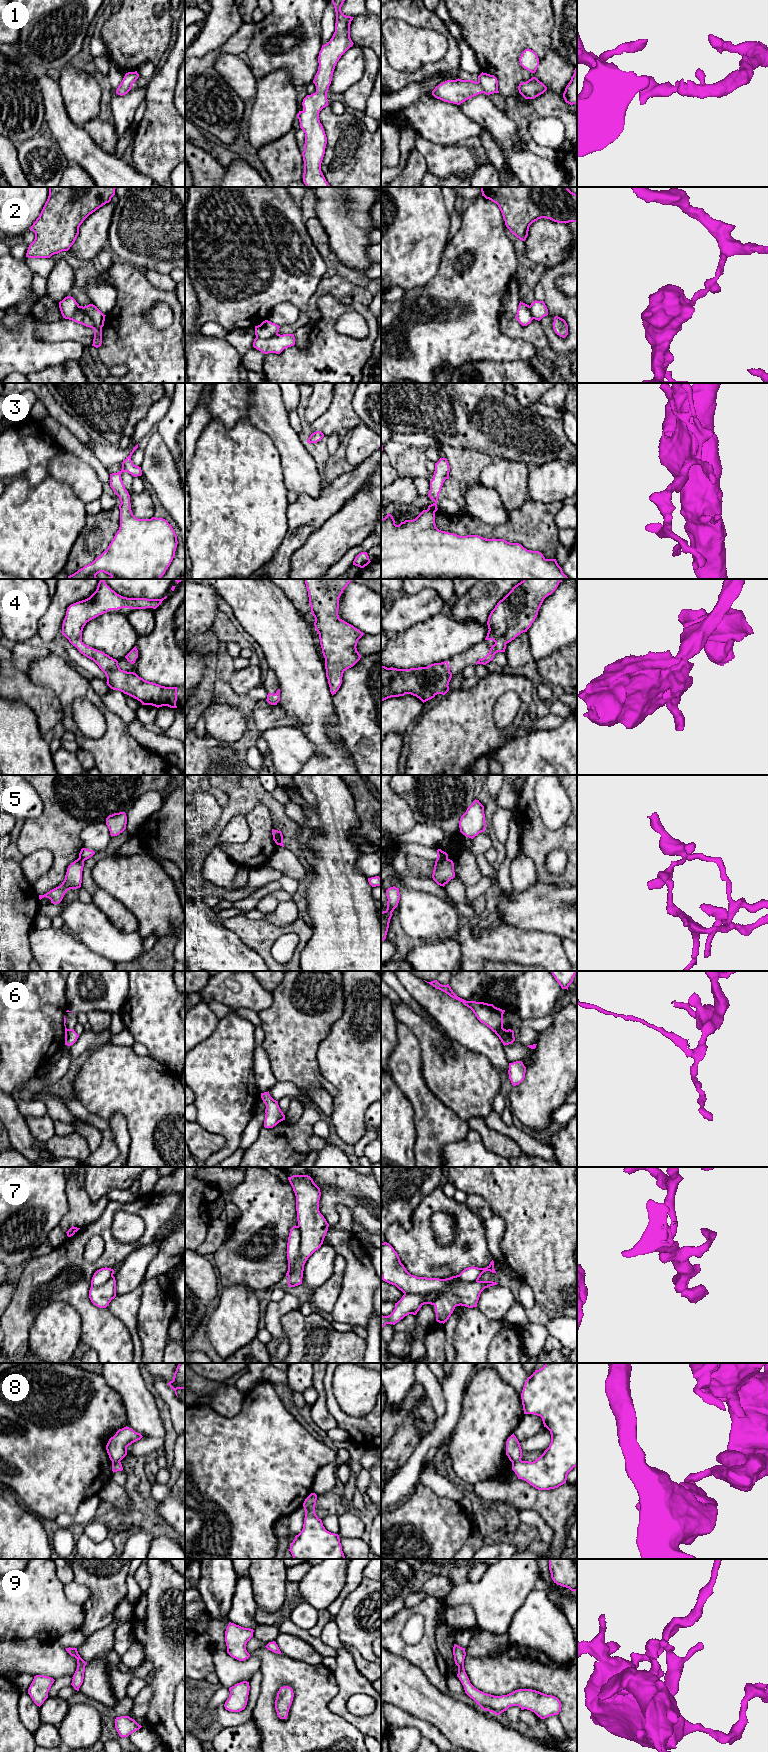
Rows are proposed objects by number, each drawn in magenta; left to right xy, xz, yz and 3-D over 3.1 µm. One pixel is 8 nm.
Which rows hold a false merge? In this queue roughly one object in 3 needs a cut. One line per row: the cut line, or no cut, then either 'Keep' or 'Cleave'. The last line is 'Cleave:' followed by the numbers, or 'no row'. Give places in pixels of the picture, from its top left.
1: No split. Keep
2: Split along xy (78, 306), (96, 325), (101, 327). Cleave
3: No split. Keep
4: No split. Keep
5: Split along yz (447, 857), (436, 860). Cleave
6: Split along yz (498, 1034), (504, 1032), (508, 1038), (514, 1040). Cleave
7: Split along yz (404, 1293), (436, 1292), (438, 1296). Cleave
8: Split along yz (520, 1459), (512, 1463). Cleave
9: No split. Keep
Cleave: 2, 5, 6, 7, 8

